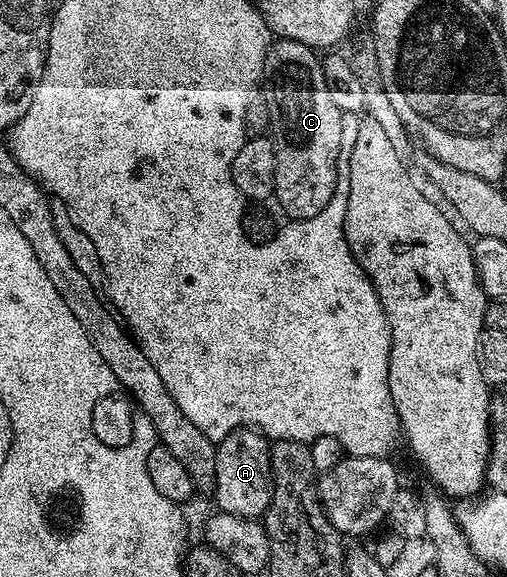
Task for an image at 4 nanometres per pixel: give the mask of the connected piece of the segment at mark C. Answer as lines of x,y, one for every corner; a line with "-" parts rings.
278,39
264,56
261,86
270,90
270,122
276,153
273,198
290,221
316,217
332,201
340,157
340,125
344,112
332,101
324,81
322,59
300,41

